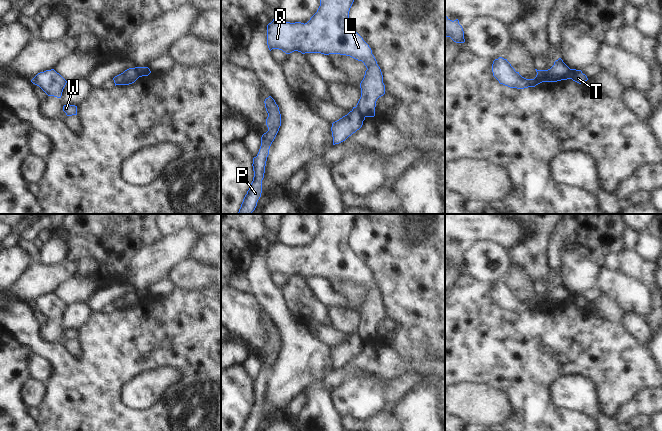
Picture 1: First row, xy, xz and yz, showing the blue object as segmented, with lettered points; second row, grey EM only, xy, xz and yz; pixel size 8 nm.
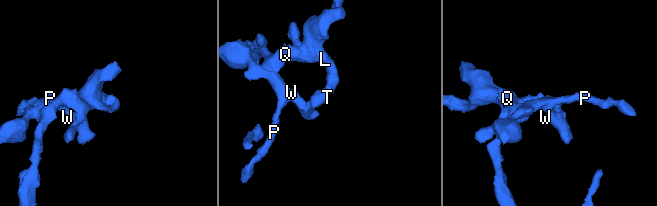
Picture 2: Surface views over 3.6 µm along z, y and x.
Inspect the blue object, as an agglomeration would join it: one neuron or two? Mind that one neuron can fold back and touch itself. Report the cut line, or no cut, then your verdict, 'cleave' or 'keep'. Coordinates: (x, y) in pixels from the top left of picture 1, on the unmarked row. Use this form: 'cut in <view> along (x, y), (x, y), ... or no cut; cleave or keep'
cut in xz along (355, 331), (364, 341); cleave

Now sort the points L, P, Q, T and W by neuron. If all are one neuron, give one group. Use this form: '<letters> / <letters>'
L Q / P T W

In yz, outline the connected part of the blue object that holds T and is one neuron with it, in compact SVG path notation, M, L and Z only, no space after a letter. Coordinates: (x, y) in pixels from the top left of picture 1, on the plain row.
M570 293L567 303L572 303L579 308L588 304L587 300L583 298L581 294L576 293Z

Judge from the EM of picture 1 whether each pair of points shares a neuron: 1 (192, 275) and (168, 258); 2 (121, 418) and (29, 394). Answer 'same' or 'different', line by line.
1: different
2: different

